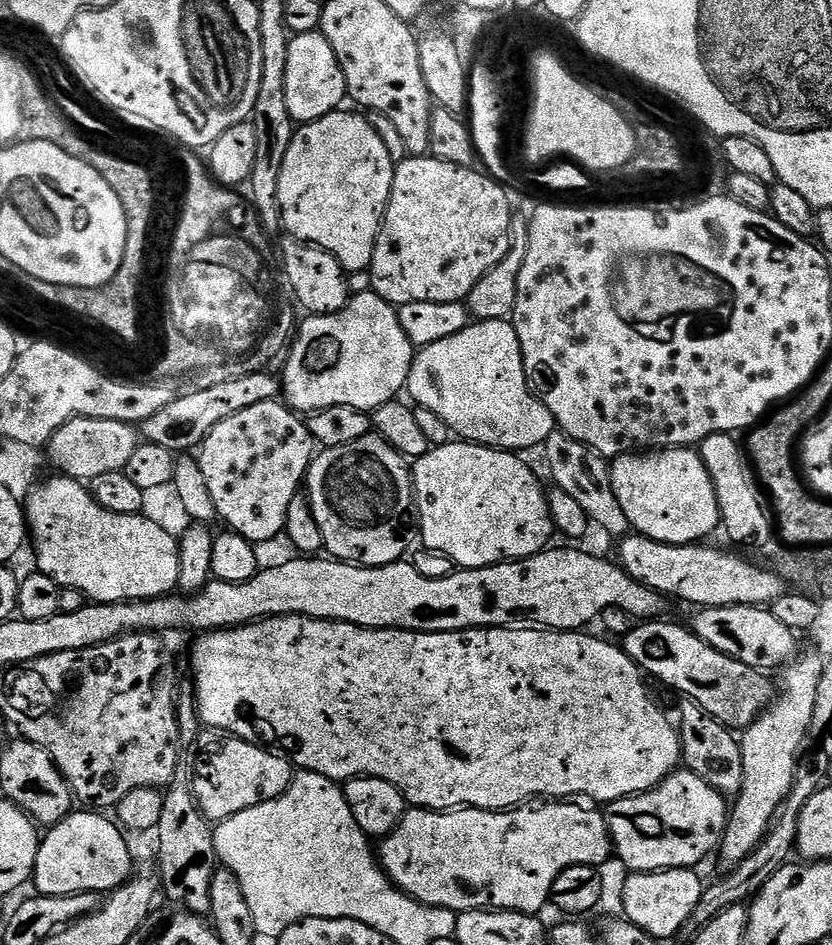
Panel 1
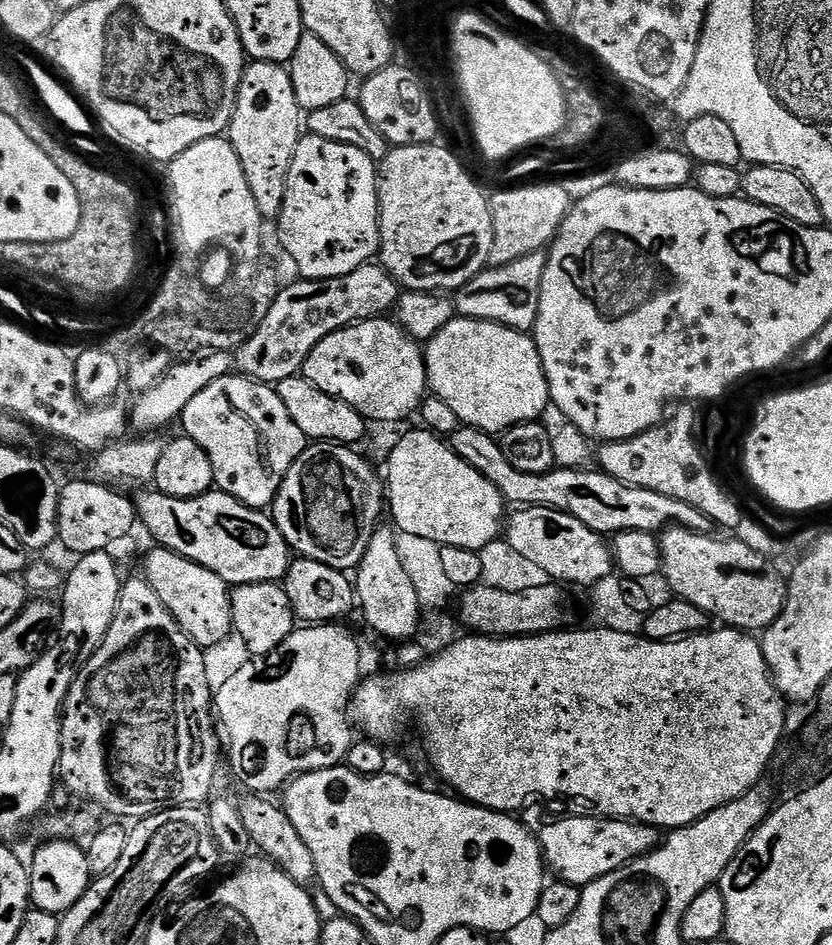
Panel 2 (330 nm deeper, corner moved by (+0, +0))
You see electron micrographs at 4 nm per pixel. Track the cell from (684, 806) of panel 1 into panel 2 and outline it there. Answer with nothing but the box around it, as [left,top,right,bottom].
[534,814,662,886]

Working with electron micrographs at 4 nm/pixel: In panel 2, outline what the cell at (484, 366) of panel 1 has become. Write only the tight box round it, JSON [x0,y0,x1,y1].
[424,319,546,434]

